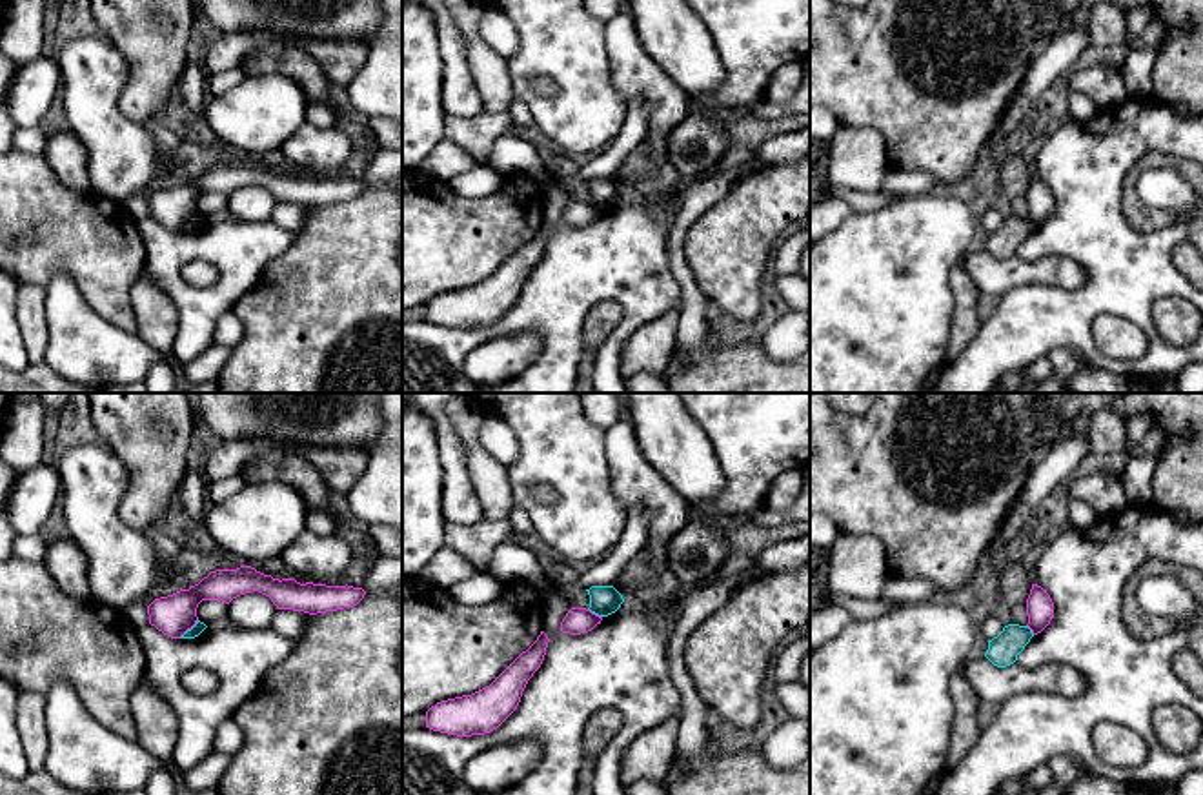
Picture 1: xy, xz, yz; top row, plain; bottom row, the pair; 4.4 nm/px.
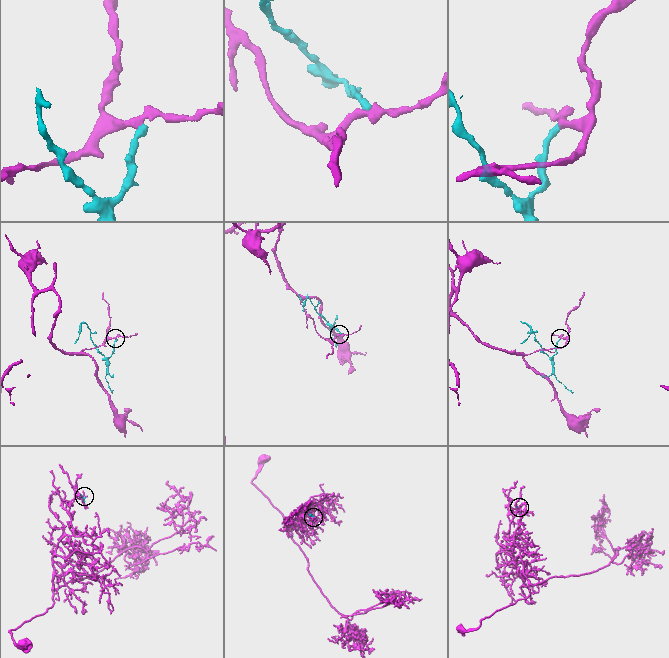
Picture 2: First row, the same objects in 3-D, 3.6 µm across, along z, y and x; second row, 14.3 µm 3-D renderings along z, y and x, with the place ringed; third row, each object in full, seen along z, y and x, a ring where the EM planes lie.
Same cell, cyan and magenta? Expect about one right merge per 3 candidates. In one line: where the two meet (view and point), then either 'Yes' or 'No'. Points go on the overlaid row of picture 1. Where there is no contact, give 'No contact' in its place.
Touches cyan at xy (188, 630). No

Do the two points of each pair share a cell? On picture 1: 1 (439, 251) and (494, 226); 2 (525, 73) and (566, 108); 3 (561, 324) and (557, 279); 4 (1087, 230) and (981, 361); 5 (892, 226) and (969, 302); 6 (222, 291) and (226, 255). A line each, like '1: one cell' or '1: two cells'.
1: one cell
2: one cell
3: one cell
4: one cell
5: two cells
6: one cell

